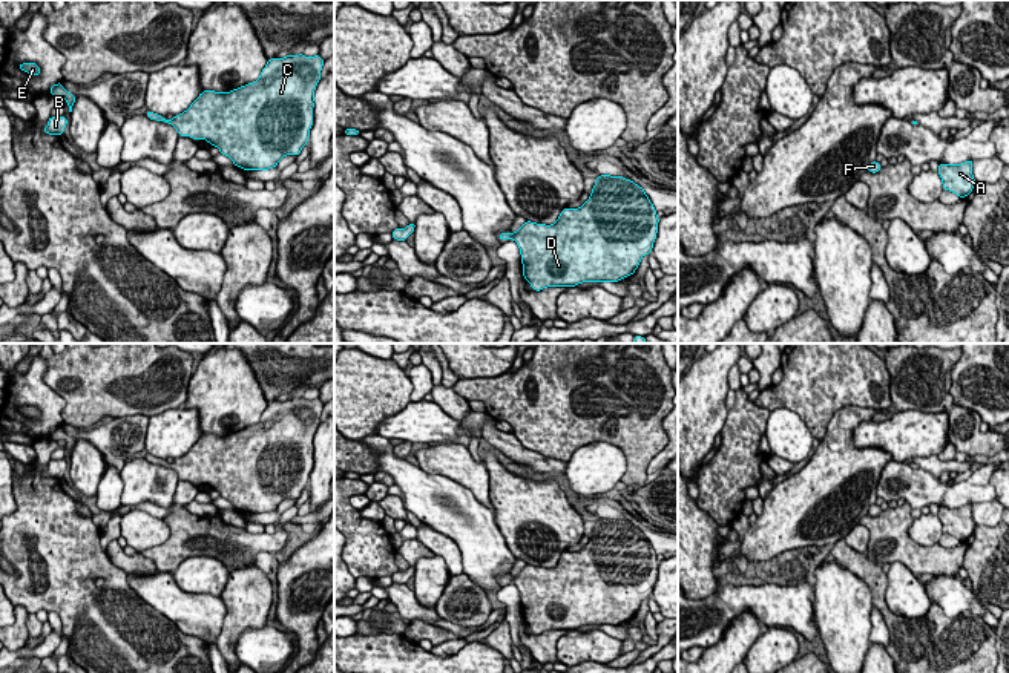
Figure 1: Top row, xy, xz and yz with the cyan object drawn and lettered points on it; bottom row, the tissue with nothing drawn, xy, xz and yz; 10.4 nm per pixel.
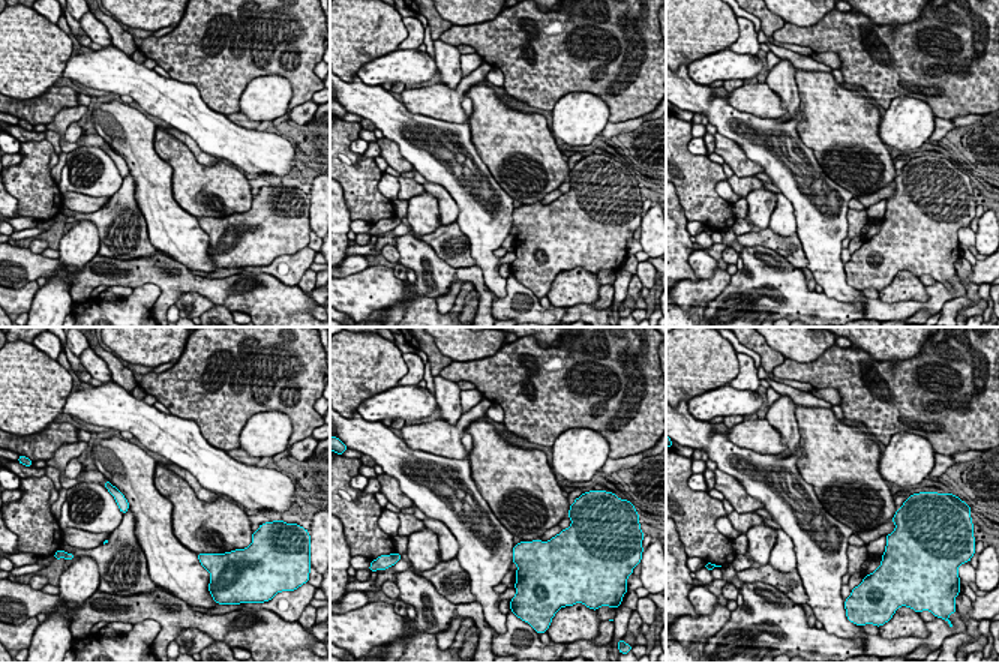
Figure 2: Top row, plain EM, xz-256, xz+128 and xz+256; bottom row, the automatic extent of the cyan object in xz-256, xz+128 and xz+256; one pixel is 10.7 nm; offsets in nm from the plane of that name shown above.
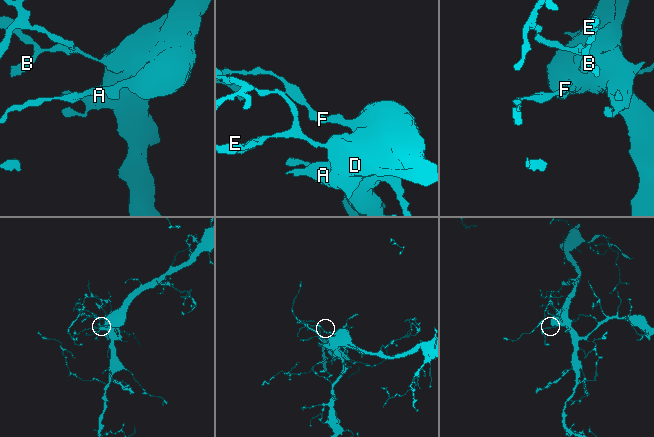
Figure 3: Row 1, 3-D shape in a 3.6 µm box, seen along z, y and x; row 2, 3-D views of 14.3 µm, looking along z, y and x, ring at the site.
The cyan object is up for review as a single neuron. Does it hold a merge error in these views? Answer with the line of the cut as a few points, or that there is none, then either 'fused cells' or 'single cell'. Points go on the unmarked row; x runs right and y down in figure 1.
no cut; single cell

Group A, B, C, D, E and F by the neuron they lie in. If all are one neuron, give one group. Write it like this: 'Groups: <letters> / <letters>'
Groups: A B C D E F

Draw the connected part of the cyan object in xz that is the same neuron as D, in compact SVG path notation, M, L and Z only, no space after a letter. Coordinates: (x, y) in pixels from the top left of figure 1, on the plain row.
M600 518L581 550L563 552L551 569L526 564L515 576L500 576L498 583L517 586L523 621L541 635L583 625L620 625L633 618L641 601L652 596L658 566L656 552L643 530L623 520Z

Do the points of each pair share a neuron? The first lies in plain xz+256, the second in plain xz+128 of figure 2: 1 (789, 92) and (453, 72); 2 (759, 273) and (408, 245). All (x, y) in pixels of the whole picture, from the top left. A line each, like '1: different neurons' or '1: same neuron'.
1: same neuron
2: same neuron

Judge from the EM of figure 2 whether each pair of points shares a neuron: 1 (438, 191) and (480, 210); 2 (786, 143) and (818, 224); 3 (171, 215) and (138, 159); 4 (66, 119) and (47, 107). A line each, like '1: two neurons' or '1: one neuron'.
1: two neurons
2: one neuron
3: one neuron
4: two neurons

